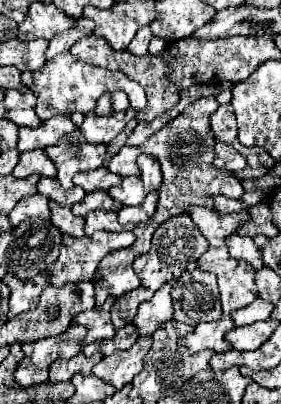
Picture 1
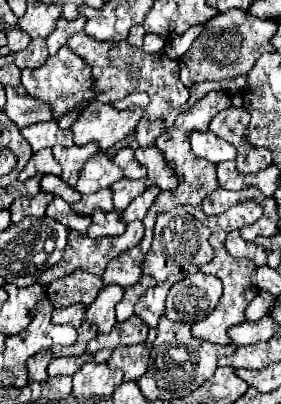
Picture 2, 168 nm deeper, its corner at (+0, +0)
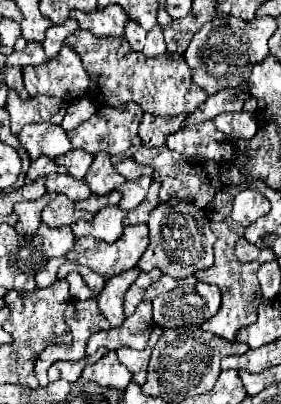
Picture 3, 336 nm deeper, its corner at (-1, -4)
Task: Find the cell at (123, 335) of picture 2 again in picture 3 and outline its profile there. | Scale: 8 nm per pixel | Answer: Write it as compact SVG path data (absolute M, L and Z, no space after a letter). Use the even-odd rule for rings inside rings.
M142 301L136 307L136 313L132 317L126 317L126 321L120 327L94 333L87 342L86 353L94 354L100 347L108 347L109 350L117 350L120 347L144 349L152 329L152 303Z

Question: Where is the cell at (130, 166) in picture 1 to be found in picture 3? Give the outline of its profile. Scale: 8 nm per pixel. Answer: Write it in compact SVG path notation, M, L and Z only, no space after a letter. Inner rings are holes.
M128 157L128 159L120 161L120 163L116 163L116 169L118 169L118 173L120 173L120 175L124 175L128 181L140 179L140 177L144 177L144 175L148 175L148 177L152 175L152 169L150 169L150 167L138 165L132 157Z

